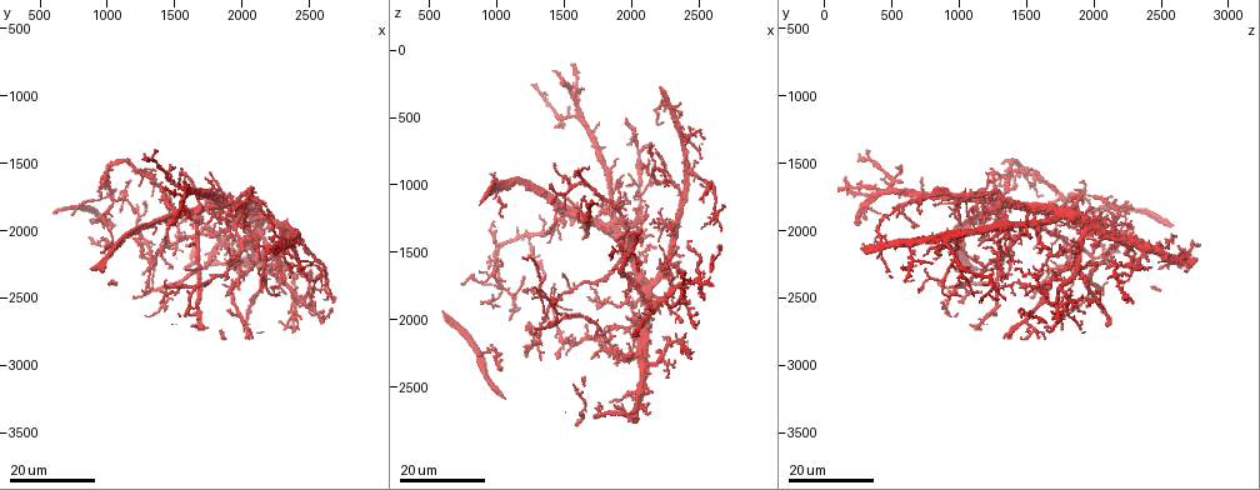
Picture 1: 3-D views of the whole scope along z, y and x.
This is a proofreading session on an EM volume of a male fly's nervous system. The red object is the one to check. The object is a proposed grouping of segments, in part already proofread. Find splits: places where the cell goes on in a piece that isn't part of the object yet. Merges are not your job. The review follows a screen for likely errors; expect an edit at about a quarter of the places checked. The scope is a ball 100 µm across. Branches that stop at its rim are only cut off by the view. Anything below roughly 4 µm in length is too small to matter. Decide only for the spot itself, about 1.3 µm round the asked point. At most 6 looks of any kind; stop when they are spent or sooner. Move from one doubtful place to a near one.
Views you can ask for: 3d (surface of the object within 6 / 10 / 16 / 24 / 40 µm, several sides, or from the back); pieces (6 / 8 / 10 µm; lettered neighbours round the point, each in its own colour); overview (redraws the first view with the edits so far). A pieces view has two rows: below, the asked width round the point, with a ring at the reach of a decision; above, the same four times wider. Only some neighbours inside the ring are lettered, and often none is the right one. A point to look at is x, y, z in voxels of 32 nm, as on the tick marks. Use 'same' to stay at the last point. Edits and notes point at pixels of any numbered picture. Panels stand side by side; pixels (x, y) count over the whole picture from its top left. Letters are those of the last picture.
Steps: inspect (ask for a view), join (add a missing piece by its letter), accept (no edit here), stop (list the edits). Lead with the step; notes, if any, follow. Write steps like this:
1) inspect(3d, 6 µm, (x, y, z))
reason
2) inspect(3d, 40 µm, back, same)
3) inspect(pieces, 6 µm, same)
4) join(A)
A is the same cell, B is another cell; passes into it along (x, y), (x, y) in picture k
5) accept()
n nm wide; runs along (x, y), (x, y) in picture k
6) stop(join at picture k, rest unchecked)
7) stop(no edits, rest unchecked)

inspect(3d, 24 µm, (1980, 1840, 520))

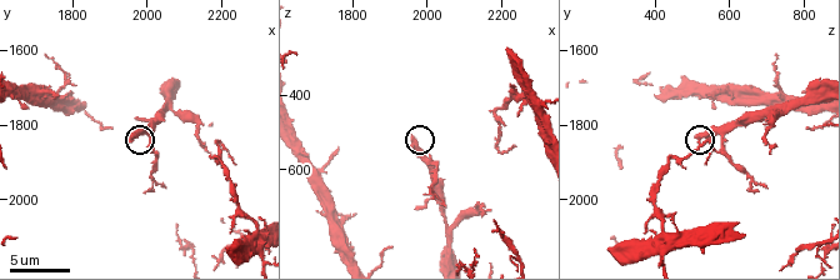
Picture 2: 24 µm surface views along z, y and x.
inspect(pieces, 6 µm, (1960, 1840, 510))

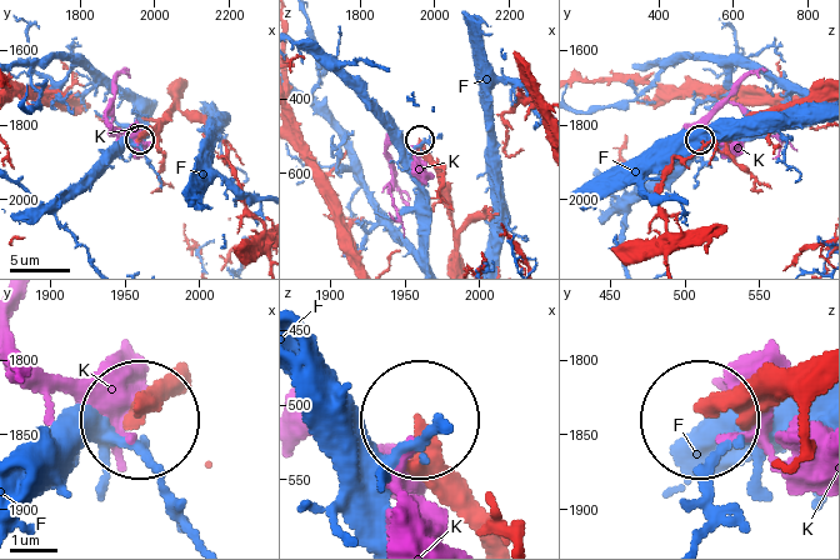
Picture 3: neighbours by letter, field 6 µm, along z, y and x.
accept()
F and K are other cells; no lettered piece goes on from it

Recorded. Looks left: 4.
inspect(3d, 24 µm, (1840, 1940, 1340))
branch stops here

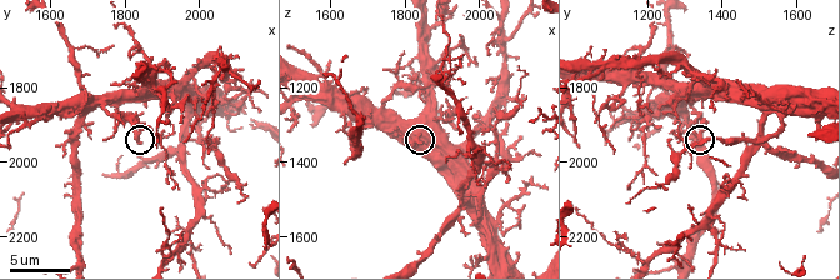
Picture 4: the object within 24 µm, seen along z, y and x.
inspect(pieces, 6 µm, (1850, 1940, 1340))

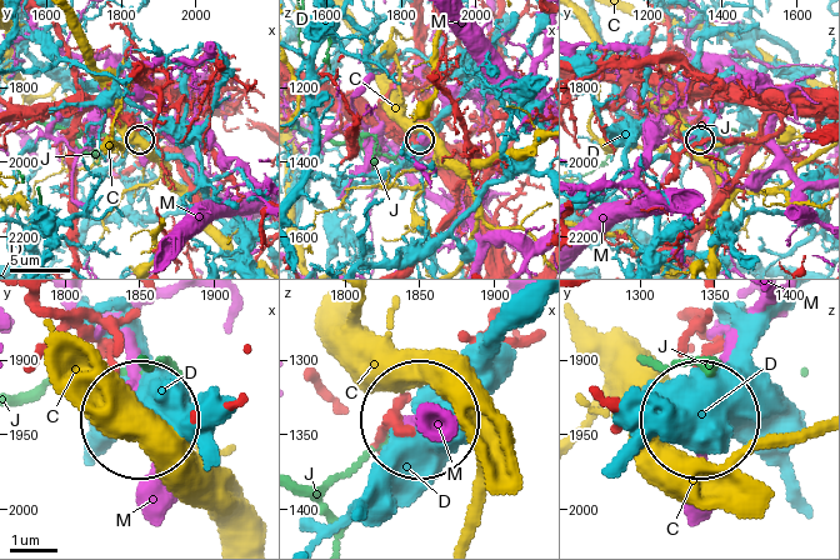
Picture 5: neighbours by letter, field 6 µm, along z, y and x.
accept()
230 nm wide; C, D, J and M are other cells; no lettered piece goes on from it

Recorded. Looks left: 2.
stop(no edits, rest unchecked)

